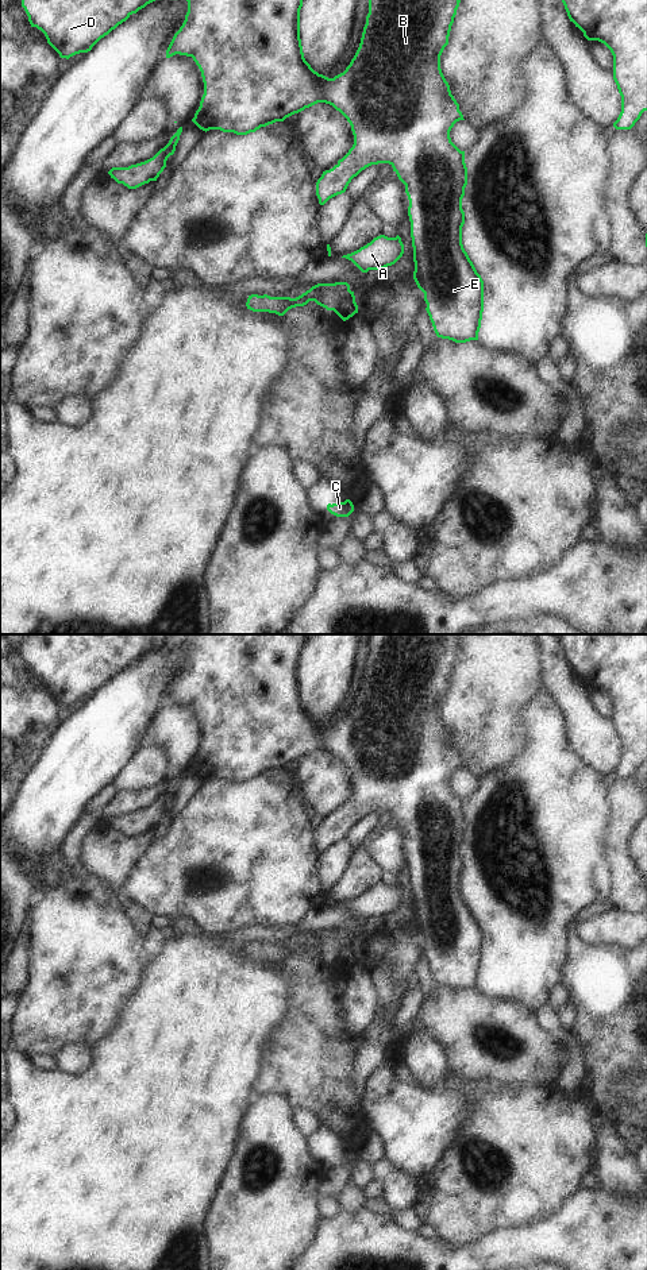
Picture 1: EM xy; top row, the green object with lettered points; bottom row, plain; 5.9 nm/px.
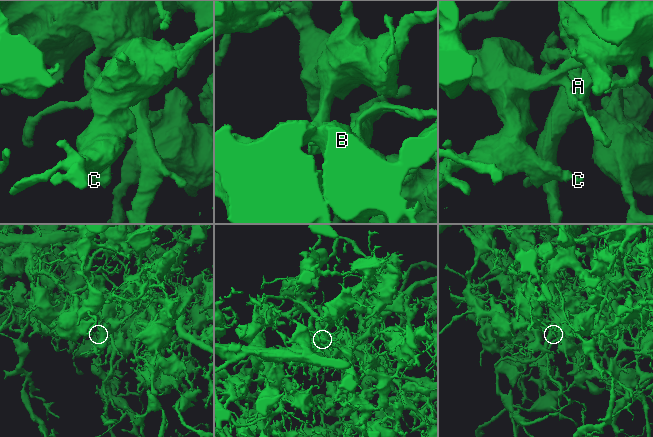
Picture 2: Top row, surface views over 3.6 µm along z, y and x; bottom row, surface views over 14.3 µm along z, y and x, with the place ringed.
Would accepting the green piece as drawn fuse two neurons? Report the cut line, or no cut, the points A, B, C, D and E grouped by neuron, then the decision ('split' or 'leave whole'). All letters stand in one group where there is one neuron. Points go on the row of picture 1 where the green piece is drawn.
xy (324, 284), (330, 293), (330, 302), (335, 309) | A / B C D E | split

